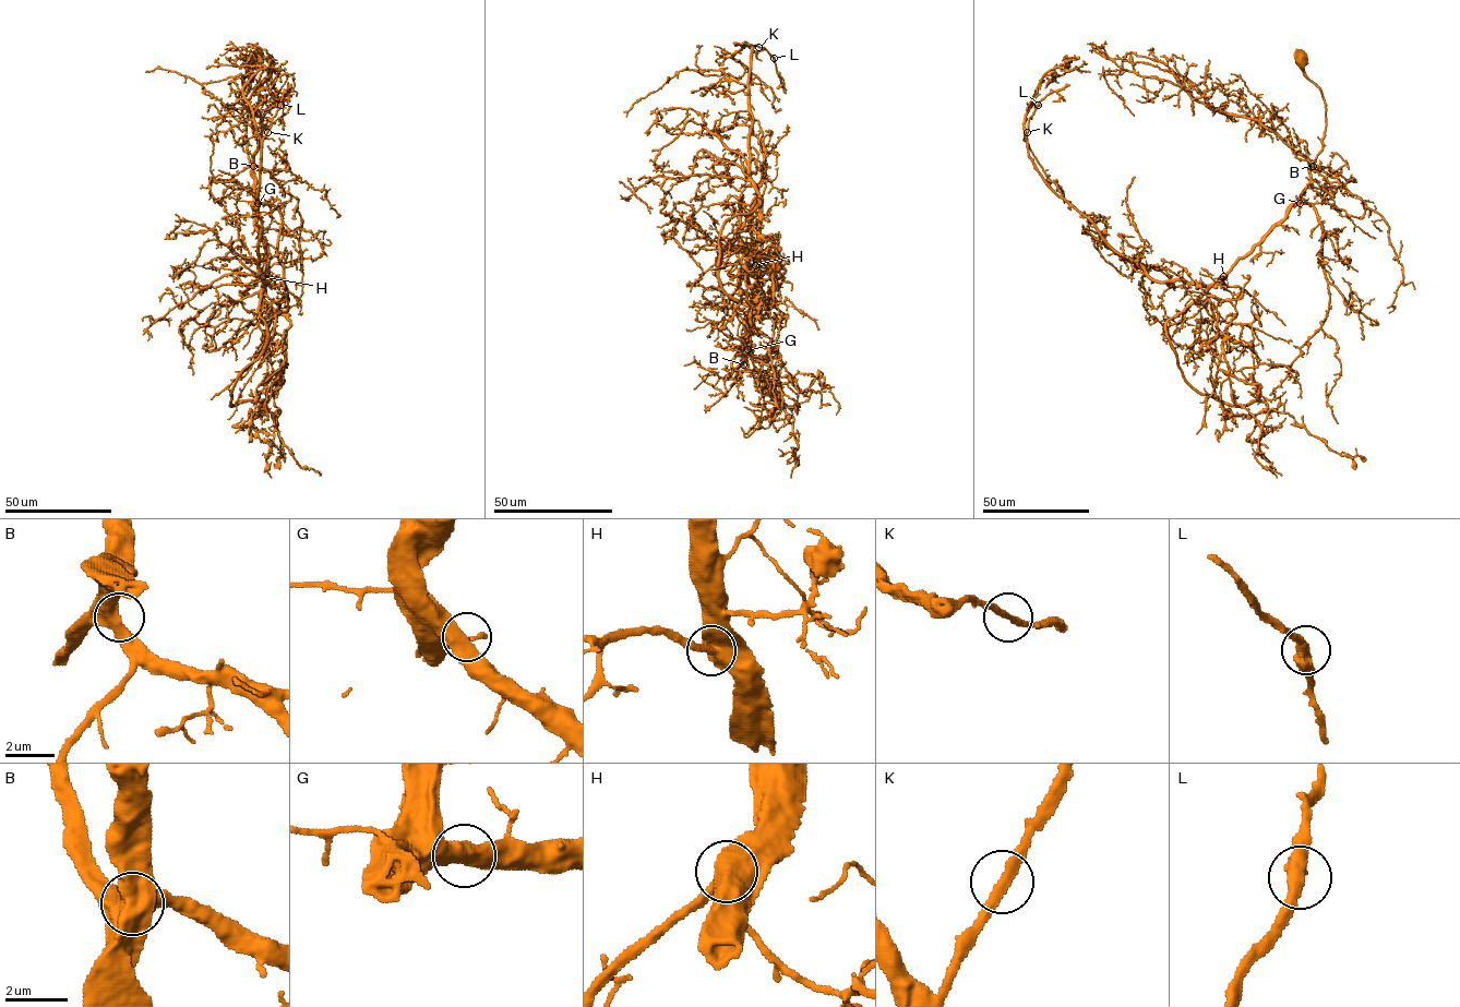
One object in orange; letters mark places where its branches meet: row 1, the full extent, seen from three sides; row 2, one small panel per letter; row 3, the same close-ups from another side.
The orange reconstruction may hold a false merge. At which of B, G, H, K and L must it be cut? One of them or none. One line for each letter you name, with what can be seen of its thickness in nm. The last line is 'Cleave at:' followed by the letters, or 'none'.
Cleave at: none

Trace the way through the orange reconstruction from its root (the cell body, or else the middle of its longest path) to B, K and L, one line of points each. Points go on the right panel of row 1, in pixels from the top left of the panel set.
B: (1301, 59), (1302, 70), (1319, 88), (1325, 104), (1323, 151), (1313, 166)
K: (1301, 59), (1325, 104), (1309, 184), (1211, 285), (1157, 282), (1117, 253), (1045, 181), (1029, 155), (1028, 132)
L: (1301, 59), (1325, 104), (1309, 184), (1209, 285), (1152, 279), (1057, 194), (1029, 155), (1038, 105)

